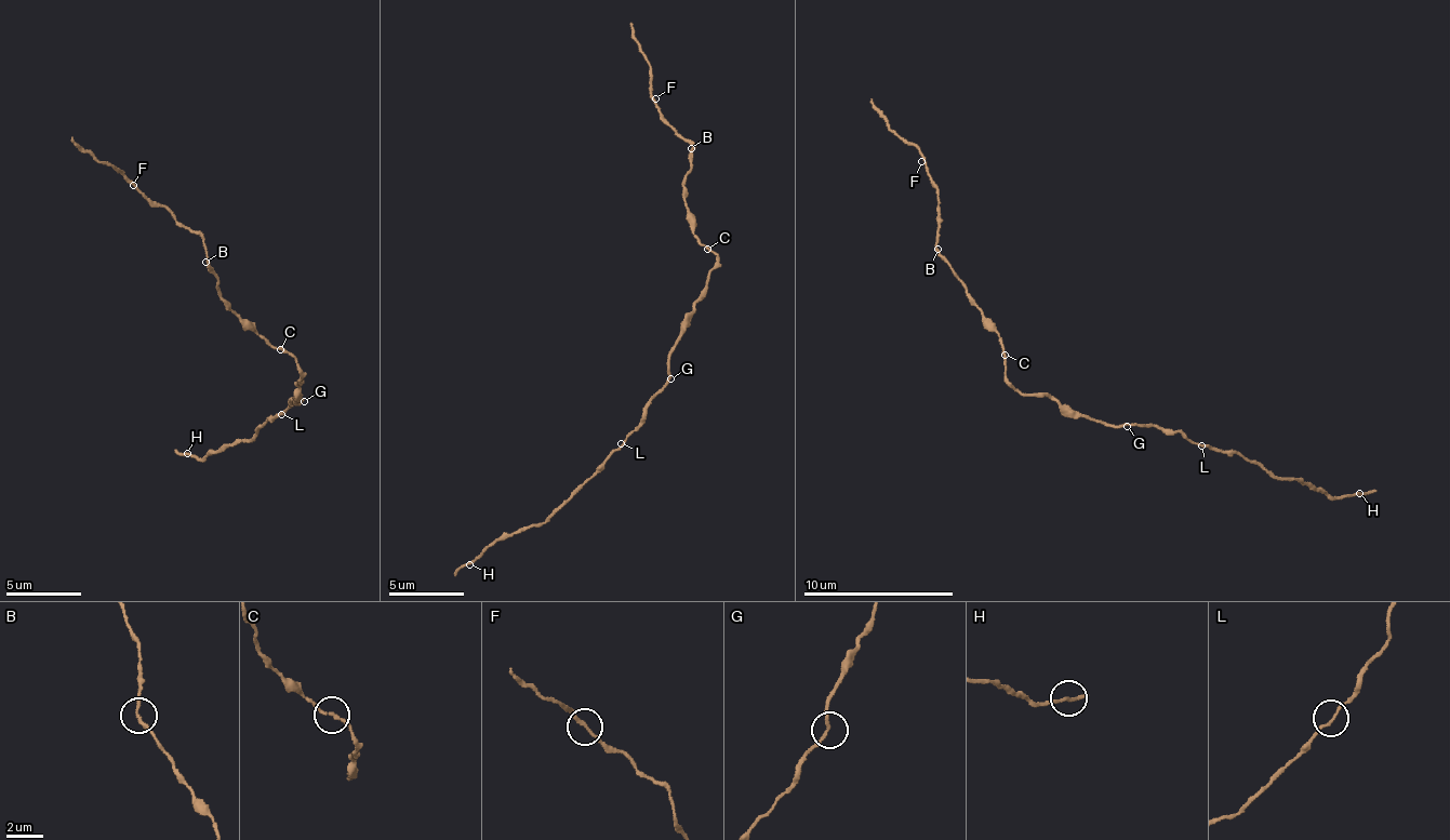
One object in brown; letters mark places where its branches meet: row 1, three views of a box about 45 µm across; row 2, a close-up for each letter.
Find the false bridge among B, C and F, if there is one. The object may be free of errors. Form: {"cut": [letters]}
{"cut": []}

